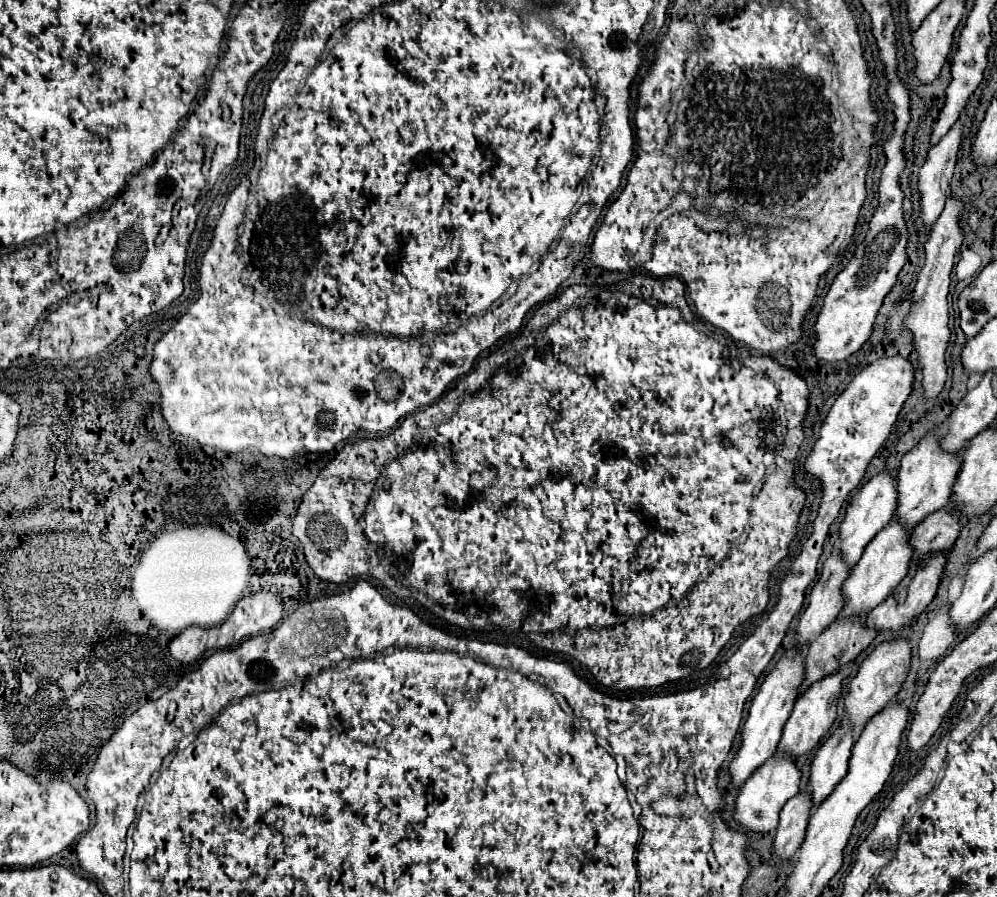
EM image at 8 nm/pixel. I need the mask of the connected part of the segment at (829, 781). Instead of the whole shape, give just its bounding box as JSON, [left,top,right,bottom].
[809,725,853,807]

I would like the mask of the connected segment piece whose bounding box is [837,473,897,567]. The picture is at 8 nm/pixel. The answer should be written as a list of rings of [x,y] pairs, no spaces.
[[[879,473],[875,475],[871,481],[867,481],[861,491],[851,499],[845,519],[839,525],[839,551],[841,557],[845,559],[847,567],[855,567],[855,563],[861,559],[865,547],[869,545],[869,541],[893,519],[895,515],[895,507],[897,507],[897,489],[895,489],[895,479],[889,477],[887,473]]]

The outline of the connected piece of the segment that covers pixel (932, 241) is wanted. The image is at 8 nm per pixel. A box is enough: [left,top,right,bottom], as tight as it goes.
[903,199,963,399]

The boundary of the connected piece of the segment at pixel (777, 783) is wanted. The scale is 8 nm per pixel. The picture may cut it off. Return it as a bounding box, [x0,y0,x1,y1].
[733,755,801,833]

